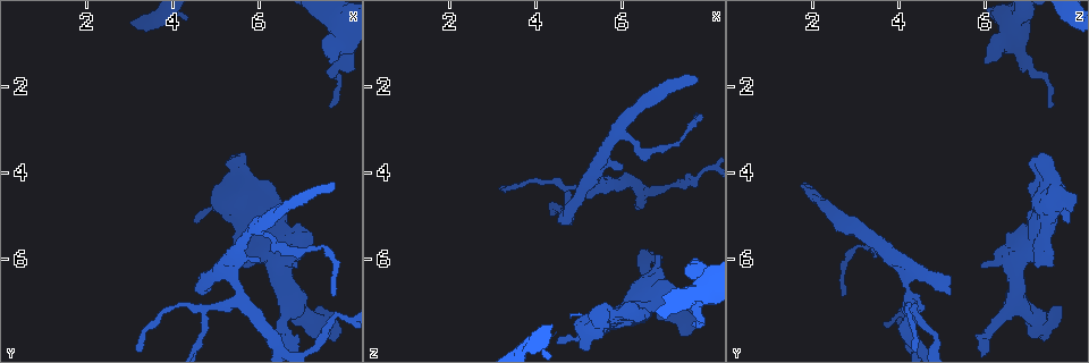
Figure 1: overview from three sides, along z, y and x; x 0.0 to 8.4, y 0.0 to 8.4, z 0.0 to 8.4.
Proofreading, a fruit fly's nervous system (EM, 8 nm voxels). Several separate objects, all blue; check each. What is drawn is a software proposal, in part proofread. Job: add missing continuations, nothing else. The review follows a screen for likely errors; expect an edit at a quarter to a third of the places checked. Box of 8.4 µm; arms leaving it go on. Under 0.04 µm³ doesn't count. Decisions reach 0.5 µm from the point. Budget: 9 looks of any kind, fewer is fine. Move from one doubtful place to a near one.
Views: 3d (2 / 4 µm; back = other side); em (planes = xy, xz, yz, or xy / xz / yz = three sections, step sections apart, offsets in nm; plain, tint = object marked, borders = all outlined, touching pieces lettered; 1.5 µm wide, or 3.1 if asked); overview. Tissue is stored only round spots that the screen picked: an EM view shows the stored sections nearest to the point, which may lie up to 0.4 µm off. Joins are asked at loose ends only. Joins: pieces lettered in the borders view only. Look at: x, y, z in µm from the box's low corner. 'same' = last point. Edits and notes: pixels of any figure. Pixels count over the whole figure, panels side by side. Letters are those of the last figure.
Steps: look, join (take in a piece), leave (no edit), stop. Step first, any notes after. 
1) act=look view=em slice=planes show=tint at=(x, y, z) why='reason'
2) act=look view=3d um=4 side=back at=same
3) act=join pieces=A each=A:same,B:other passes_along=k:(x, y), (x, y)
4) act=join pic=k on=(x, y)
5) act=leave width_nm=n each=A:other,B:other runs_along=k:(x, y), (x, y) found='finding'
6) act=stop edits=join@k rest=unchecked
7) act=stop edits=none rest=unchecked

act=look view=em slice=planes show=borders at=(7.70, 1.40, 6.00) why='branch stops here'

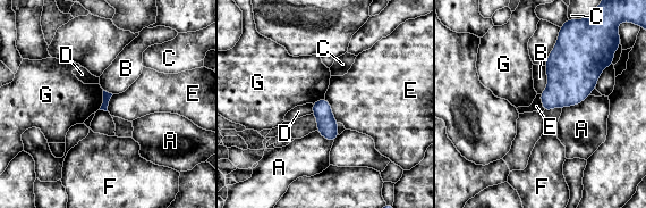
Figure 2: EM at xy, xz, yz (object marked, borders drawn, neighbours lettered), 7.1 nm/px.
act=leave each=A:other,B:other,C:other,D:other,E:other,F:other,G:other border=2:(324, 98), (338, 122) found='no lettered piece goes on from it'

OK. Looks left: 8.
act=look view=3d um=2 at=(6.10, 4.20, 7.10)

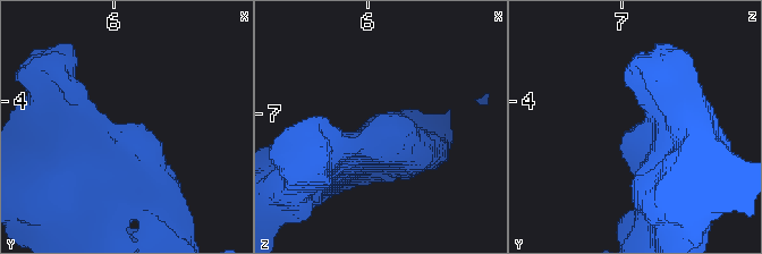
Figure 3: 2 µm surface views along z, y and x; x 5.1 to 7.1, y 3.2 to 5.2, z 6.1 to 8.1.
act=look view=em slice=planes show=plain at=(6.10, 4.20, 7.08)

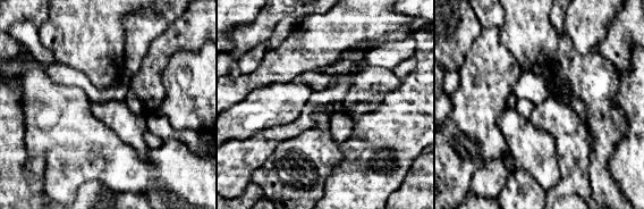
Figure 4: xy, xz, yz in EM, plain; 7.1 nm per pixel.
act=look view=em slice=planes show=borders at=same

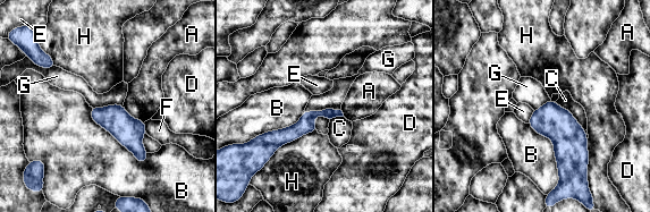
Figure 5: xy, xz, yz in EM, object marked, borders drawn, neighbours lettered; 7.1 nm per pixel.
act=leave each=A:other,B:other,C:other,D:other,E:other,F:other,G:other,H:other found='no lettered piece goes on from it'

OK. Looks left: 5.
act=look view=em slice=planes show=plain at=(4.65, 6.90, 5.20) why='an open end'

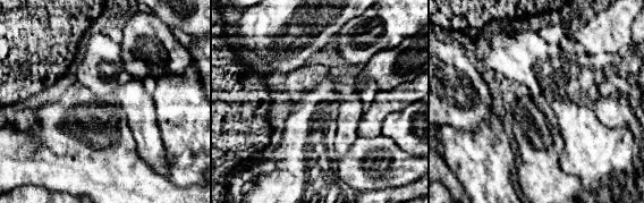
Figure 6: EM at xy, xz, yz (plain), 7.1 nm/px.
act=look view=em slice=planes show=tint at=same

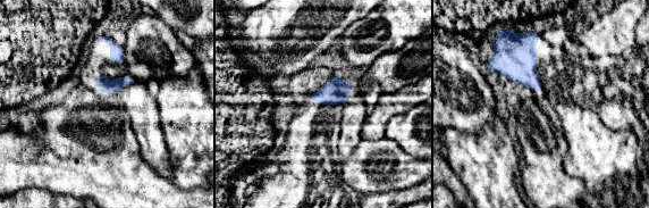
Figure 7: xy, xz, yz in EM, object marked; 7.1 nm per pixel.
act=look view=em slice=planes show=borders at=same why='what lies round it'

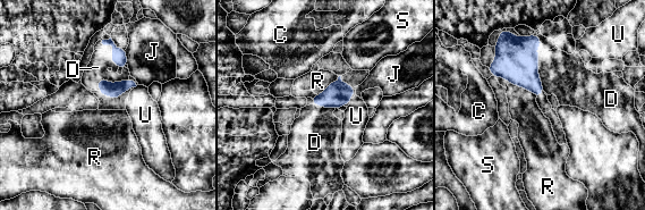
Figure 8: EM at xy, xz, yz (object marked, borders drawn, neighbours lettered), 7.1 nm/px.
act=join pieces=D each=C:other,D:same,J:other,R:other,S:other,U:other passes_along=8:(113, 91), (108, 82), (98, 67) found='the neuron continues'

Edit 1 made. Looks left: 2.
act=look view=overview

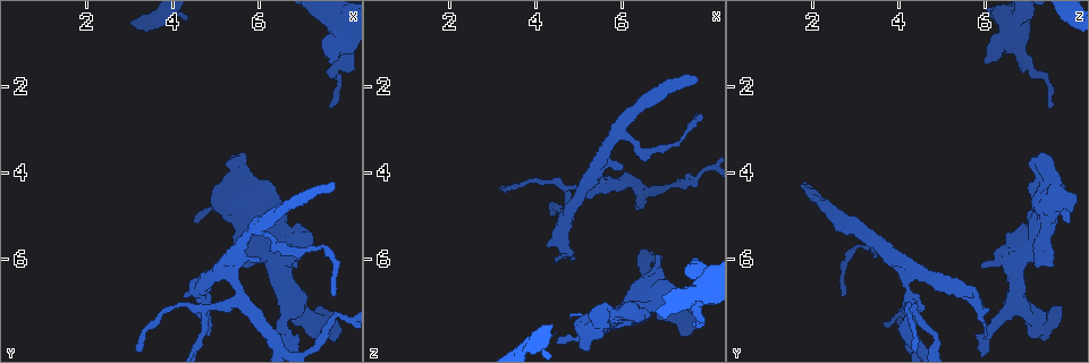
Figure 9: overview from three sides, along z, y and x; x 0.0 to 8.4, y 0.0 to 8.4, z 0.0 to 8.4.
act=look view=em slice=planes show=borders at=(6.90, 6.20, 5.90) why='branch stops here'

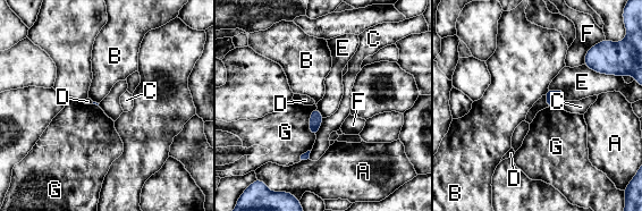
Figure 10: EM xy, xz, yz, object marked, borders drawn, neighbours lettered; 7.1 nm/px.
act=leave each=A:other,B:other,C:other,D:other,E:other,F:other,G:other found='none of them fits'

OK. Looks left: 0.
act=stop edits=join@8 rest=unchecked

